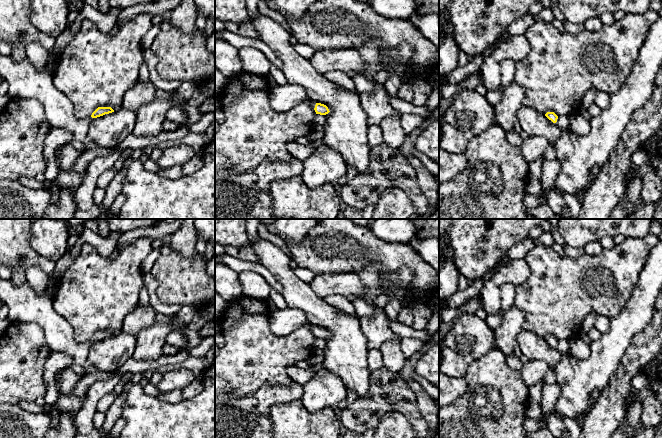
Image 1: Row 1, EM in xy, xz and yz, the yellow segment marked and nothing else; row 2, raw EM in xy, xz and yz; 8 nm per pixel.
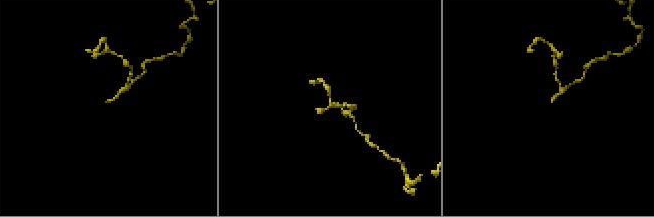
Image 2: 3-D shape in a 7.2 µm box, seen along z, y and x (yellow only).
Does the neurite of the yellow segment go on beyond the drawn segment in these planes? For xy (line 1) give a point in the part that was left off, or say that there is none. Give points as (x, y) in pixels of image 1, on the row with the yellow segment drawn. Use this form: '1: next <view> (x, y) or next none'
1: next none

